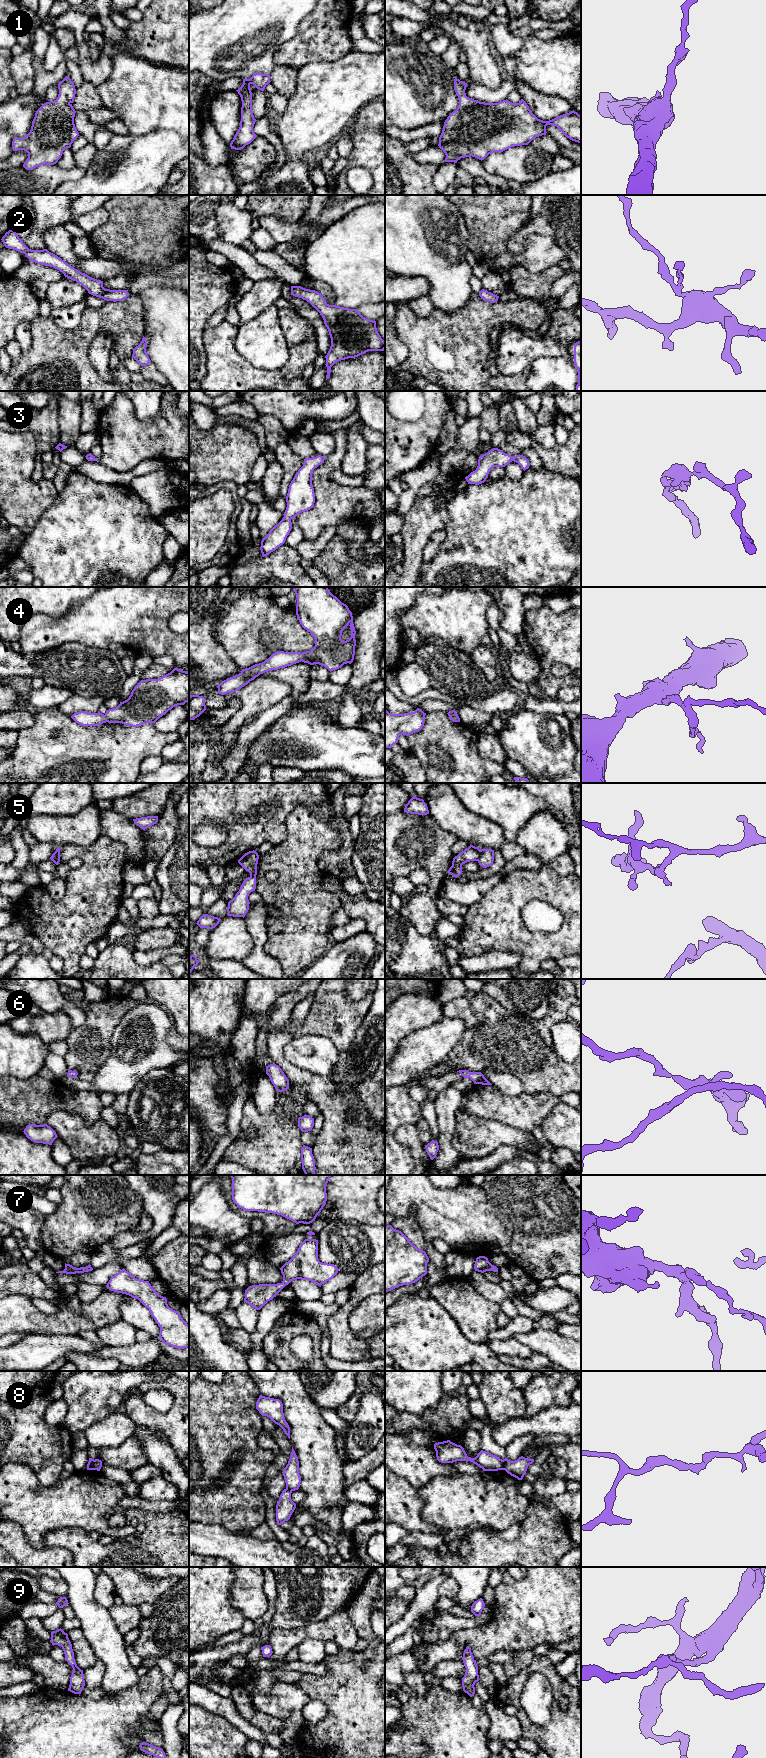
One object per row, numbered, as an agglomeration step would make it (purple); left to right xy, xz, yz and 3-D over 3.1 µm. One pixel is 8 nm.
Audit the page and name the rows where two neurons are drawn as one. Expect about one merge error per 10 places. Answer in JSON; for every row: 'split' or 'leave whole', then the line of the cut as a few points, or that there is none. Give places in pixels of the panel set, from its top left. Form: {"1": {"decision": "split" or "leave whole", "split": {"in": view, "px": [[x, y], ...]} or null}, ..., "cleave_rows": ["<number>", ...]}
{"1": {"decision": "leave whole", "split": null}, "2": {"decision": "leave whole", "split": null}, "3": {"decision": "leave whole", "split": null}, "4": {"decision": "leave whole", "split": null}, "5": {"decision": "split", "split": {"in": "yz", "px": [[480, 850], [478, 861]]}}, "6": {"decision": "leave whole", "split": null}, "7": {"decision": "leave whole", "split": null}, "8": {"decision": "split", "split": {"in": "xy", "px": [[94, 1460], [92, 1469]]}}, "9": {"decision": "leave whole", "split": null}, "cleave_rows": ["5", "8"]}

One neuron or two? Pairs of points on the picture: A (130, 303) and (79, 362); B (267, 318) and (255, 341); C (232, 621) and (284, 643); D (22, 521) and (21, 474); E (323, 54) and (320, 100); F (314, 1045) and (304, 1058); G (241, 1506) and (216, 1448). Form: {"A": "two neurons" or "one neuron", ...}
{"A": "one neuron", "B": "one neuron", "C": "one neuron", "D": "one neuron", "E": "two neurons", "F": "one neuron", "G": "one neuron"}

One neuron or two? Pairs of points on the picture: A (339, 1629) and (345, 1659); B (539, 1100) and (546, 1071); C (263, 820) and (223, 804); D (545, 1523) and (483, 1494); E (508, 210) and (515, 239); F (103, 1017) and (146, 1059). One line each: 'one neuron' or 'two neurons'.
A: two neurons
B: two neurons
C: one neuron
D: two neurons
E: two neurons
F: two neurons

